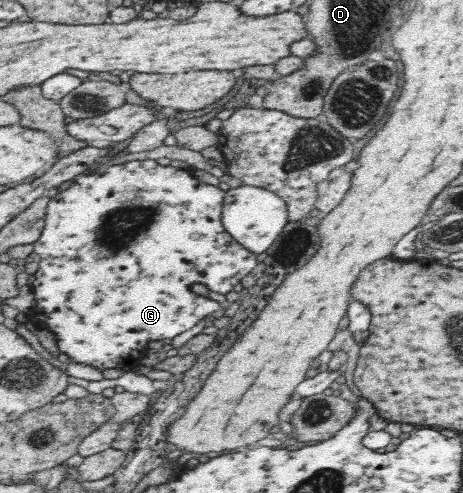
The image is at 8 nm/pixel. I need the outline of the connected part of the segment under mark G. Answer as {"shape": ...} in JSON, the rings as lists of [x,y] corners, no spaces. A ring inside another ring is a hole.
{"shape":[[[135,160],[121,165],[104,167],[91,175],[82,174],[75,178],[75,184],[59,191],[50,200],[46,210],[46,226],[40,238],[34,242],[33,252],[39,256],[40,263],[31,292],[35,296],[36,306],[27,315],[33,322],[46,322],[47,327],[56,336],[59,350],[69,356],[70,361],[84,362],[98,367],[101,372],[105,368],[120,368],[123,371],[132,371],[144,356],[145,348],[150,342],[158,342],[164,338],[174,338],[186,330],[196,326],[202,318],[216,312],[220,303],[192,292],[192,284],[204,284],[218,294],[228,294],[236,290],[240,280],[252,272],[256,266],[256,255],[240,246],[225,230],[221,221],[222,207],[224,206],[225,191],[218,185],[210,185],[196,179],[192,171],[177,169],[174,166],[163,166],[155,160]]]}

